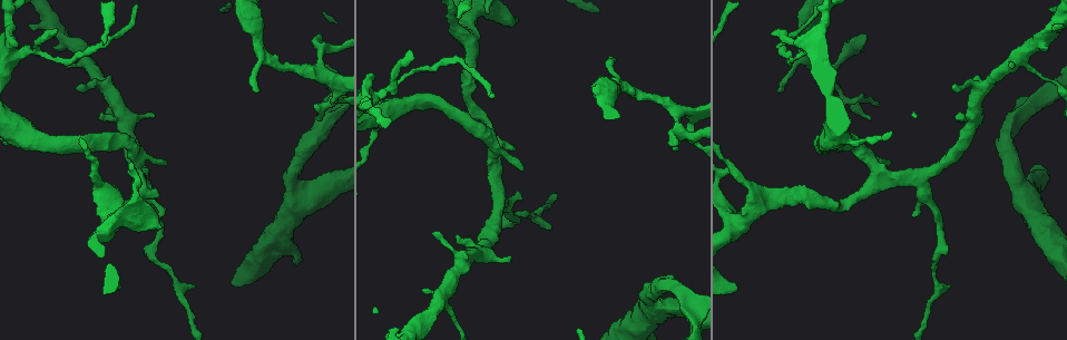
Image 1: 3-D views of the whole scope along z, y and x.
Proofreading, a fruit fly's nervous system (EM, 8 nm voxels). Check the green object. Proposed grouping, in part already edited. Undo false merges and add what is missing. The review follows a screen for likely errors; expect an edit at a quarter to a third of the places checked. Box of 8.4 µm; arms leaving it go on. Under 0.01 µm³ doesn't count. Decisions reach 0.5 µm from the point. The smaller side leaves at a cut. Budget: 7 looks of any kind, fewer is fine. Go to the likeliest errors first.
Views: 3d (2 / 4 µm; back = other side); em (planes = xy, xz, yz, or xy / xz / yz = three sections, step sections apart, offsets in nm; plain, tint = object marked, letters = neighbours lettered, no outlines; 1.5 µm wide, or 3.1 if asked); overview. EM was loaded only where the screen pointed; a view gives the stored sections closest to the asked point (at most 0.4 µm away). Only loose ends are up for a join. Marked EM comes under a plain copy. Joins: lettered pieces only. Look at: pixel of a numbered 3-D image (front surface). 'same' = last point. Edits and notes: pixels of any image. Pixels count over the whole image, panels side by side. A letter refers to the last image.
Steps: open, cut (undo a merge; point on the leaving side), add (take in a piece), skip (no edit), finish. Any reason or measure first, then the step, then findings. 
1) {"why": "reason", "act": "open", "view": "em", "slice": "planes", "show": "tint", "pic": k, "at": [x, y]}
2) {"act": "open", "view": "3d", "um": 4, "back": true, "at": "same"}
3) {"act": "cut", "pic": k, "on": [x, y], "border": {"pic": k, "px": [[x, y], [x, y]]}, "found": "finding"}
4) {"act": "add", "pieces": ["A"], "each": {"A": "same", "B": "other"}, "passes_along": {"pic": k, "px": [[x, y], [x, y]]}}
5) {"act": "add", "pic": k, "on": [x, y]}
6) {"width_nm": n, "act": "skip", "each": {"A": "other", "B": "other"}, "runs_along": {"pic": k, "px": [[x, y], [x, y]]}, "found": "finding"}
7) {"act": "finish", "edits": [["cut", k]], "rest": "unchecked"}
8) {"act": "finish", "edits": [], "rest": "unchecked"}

{"why": "two arms in line, one across", "act": "open", "view": "3d", "um": 4, "back": true, "pic": 1, "at": [375, 130]}

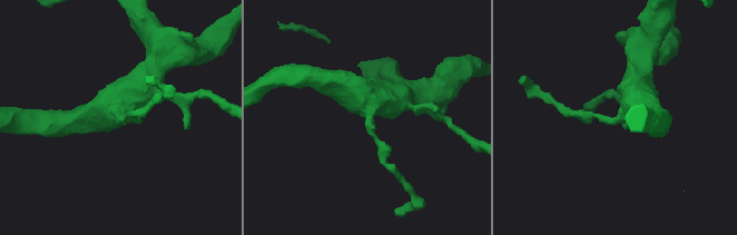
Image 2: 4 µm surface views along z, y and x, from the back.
{"arms": 3, "act": "open", "view": "em", "slice": "planes", "show": "letters", "pic": 2, "at": [368, 116]}

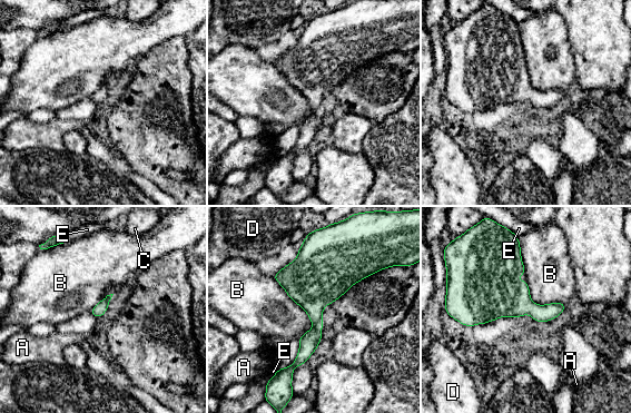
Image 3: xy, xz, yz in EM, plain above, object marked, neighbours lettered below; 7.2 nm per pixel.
{"act": "skip", "each": {"A": "other", "B": "other", "C": "other", "D": "other", "E": "other"}, "border": {"pic": 3, "px": [[270, 276], [313, 324], [298, 340]]}, "found": "all the same neuron"}

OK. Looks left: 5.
{"why": "looks like a crossing", "act": "open", "view": "em", "slice": "xz", "step": 4, "show": "tint", "pic": 1, "at": [678, 108]}

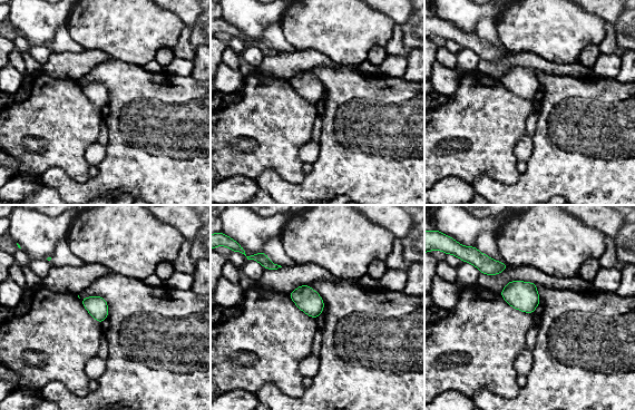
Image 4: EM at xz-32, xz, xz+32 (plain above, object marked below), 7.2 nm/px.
{"why": "cut it another way", "act": "open", "view": "em", "slice": "planes", "show": "letters", "at": "same"}

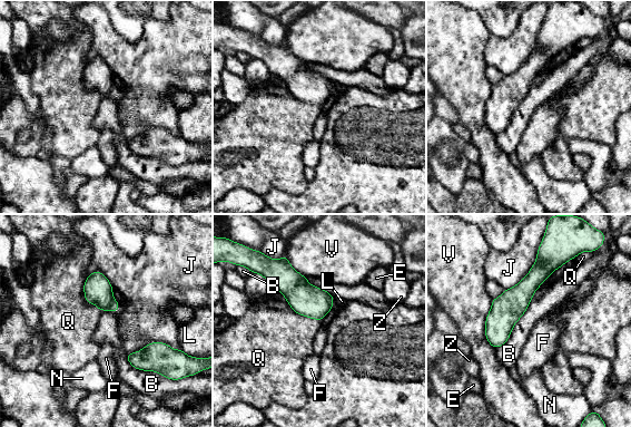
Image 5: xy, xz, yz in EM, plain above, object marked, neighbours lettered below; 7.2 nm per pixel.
{"width_nm": 220, "act": "skip", "each": {"B": "other", "E": "other", "F": "other", "J": "other", "L": "other", "N": "other", "Q": "other", "V": "other", "Z": "other"}, "runs_along": {"pic": 5, "px": [[542, 270], [506, 309], [495, 345]]}, "found": "all the same neuron"}

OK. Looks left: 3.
{"why": "three arms meet", "act": "open", "view": "3d", "um": 2, "pic": 1, "at": [763, 198]}

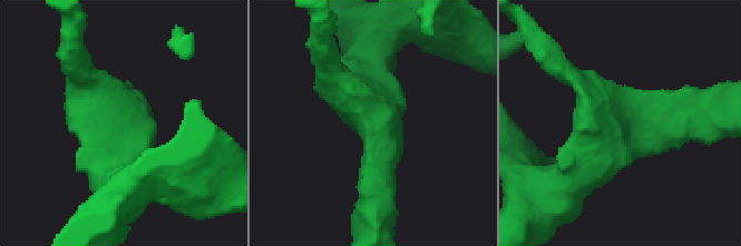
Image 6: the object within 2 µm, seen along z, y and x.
{"act": "open", "view": "em", "slice": "planes", "show": "letters", "pic": 6, "at": [380, 121]}

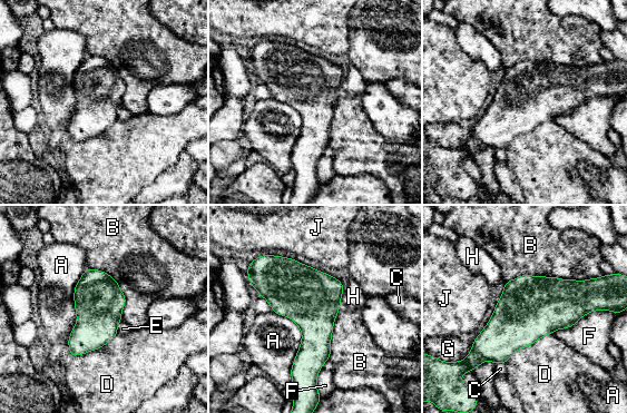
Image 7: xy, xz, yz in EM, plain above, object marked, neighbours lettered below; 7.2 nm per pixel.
{"width_nm": 360, "longest_contact_nm": ["B", 700], "act": "skip", "each": {"A": "other", "B": "other", "C": "other", "D": "other", "E": "other", "F": "other", "G": "other", "H": "other", "J": "other"}, "found": "one neuron here"}

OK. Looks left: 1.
{"act": "finish", "edits": [], "rest": "unchecked"}

